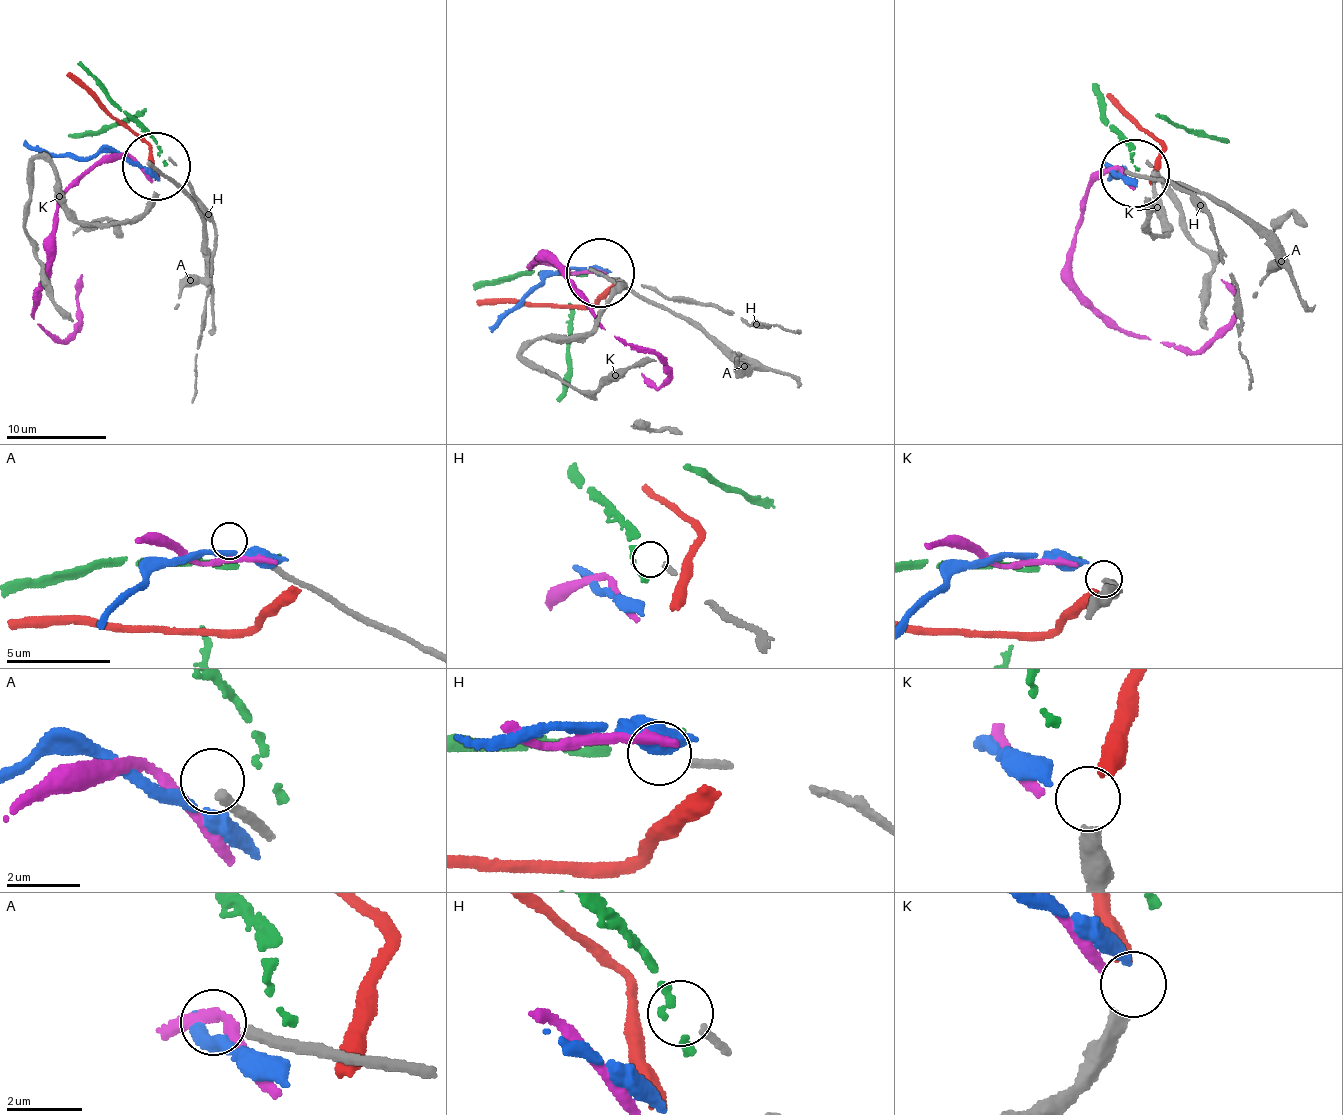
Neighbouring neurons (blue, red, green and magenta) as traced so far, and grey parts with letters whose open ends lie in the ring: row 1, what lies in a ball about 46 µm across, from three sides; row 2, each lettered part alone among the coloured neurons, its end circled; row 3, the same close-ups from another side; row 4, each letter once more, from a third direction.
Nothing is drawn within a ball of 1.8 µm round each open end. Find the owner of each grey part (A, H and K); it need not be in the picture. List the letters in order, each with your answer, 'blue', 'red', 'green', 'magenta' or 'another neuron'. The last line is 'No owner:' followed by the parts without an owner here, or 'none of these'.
A: another neuron
H: another neuron
K: red
No owner: A, H

